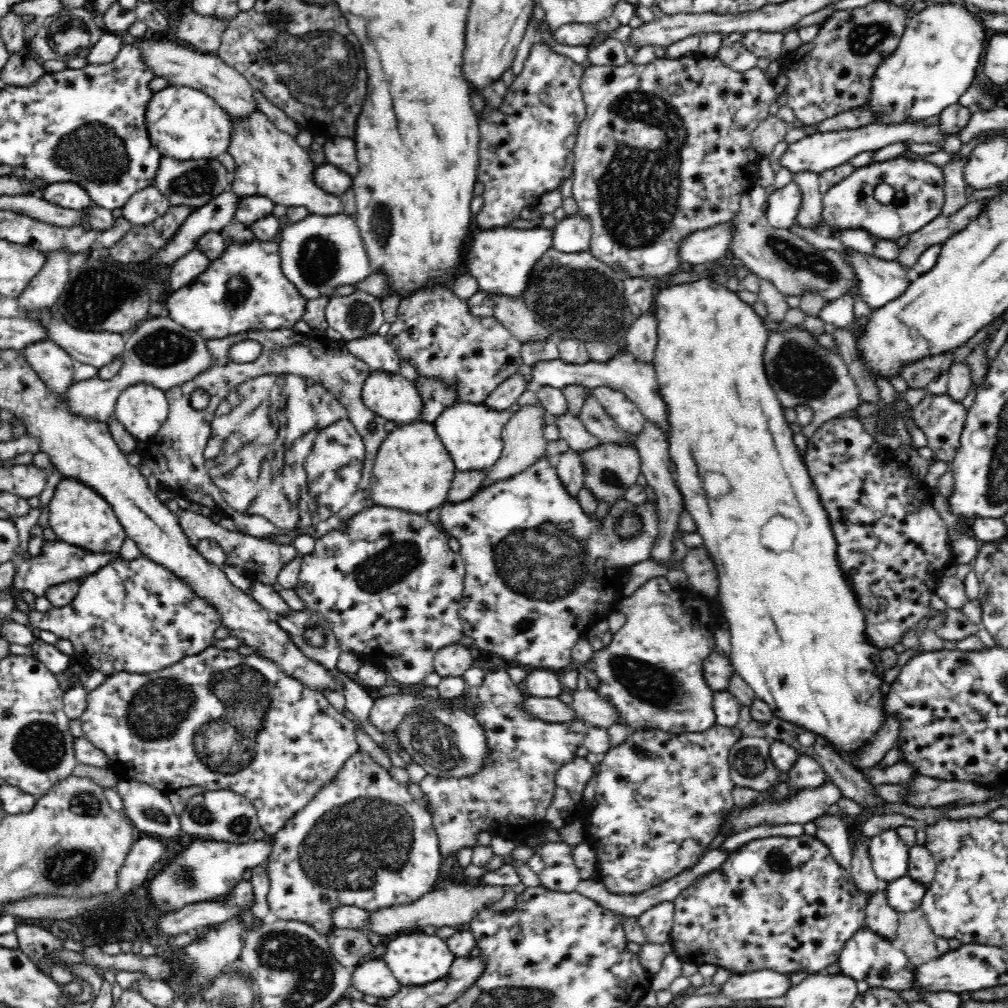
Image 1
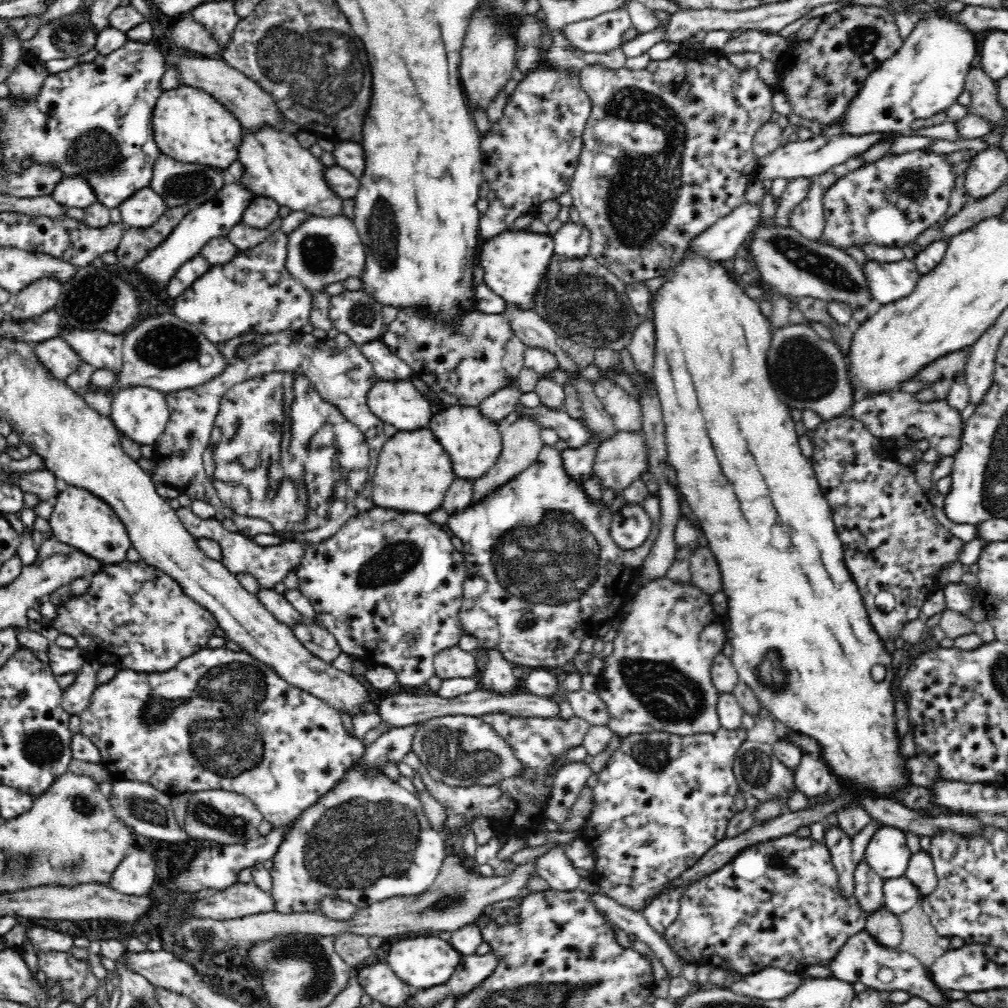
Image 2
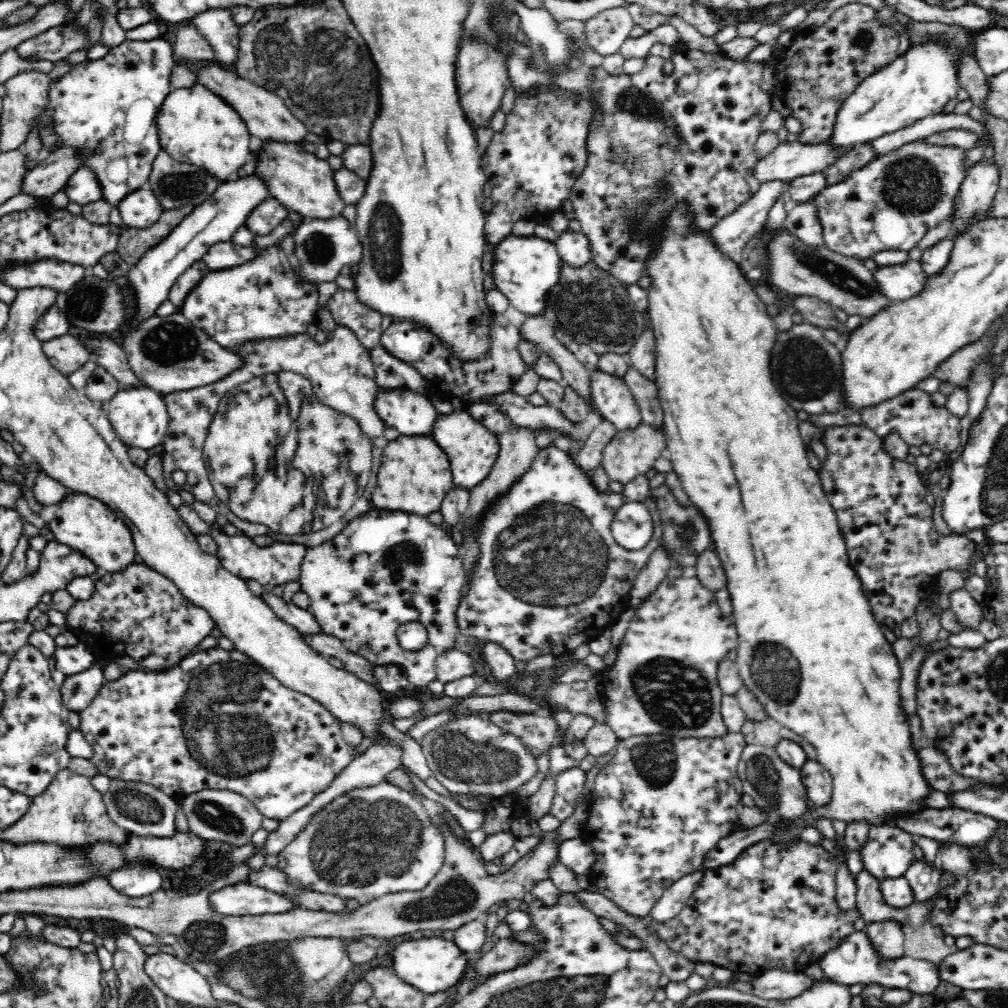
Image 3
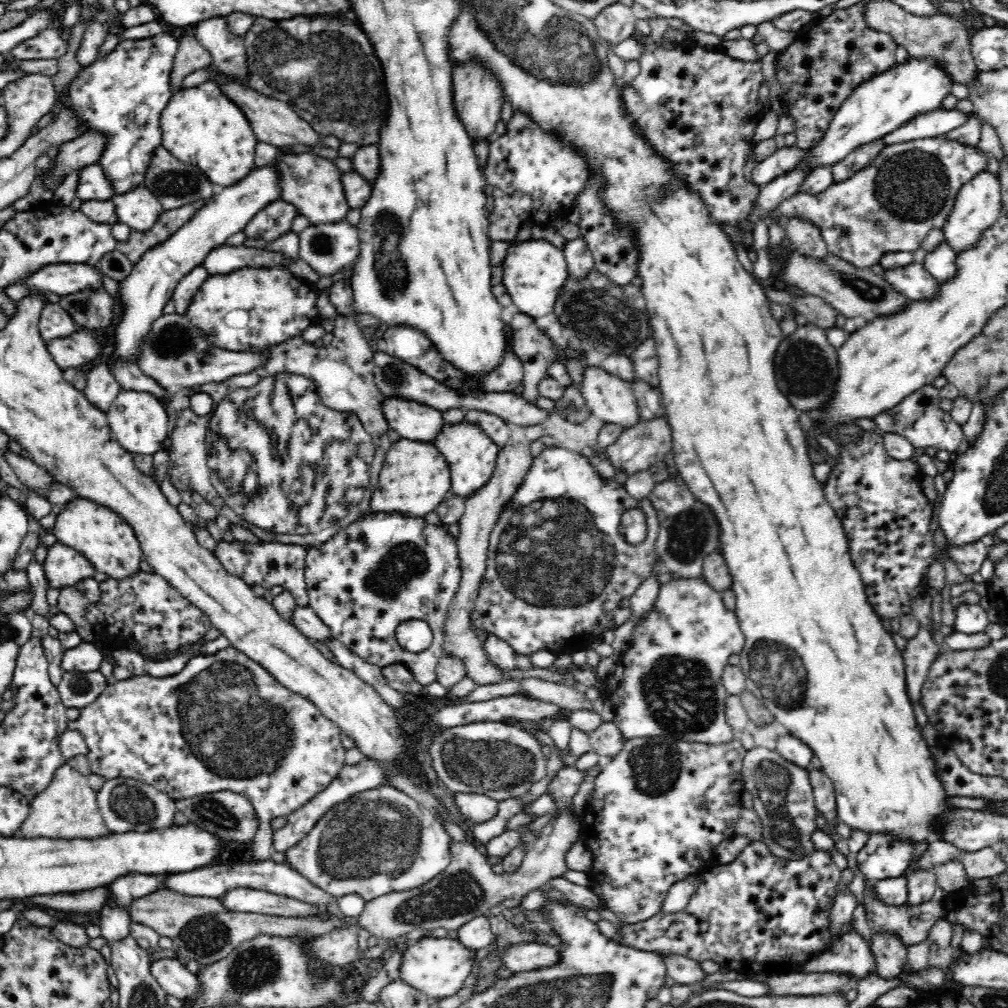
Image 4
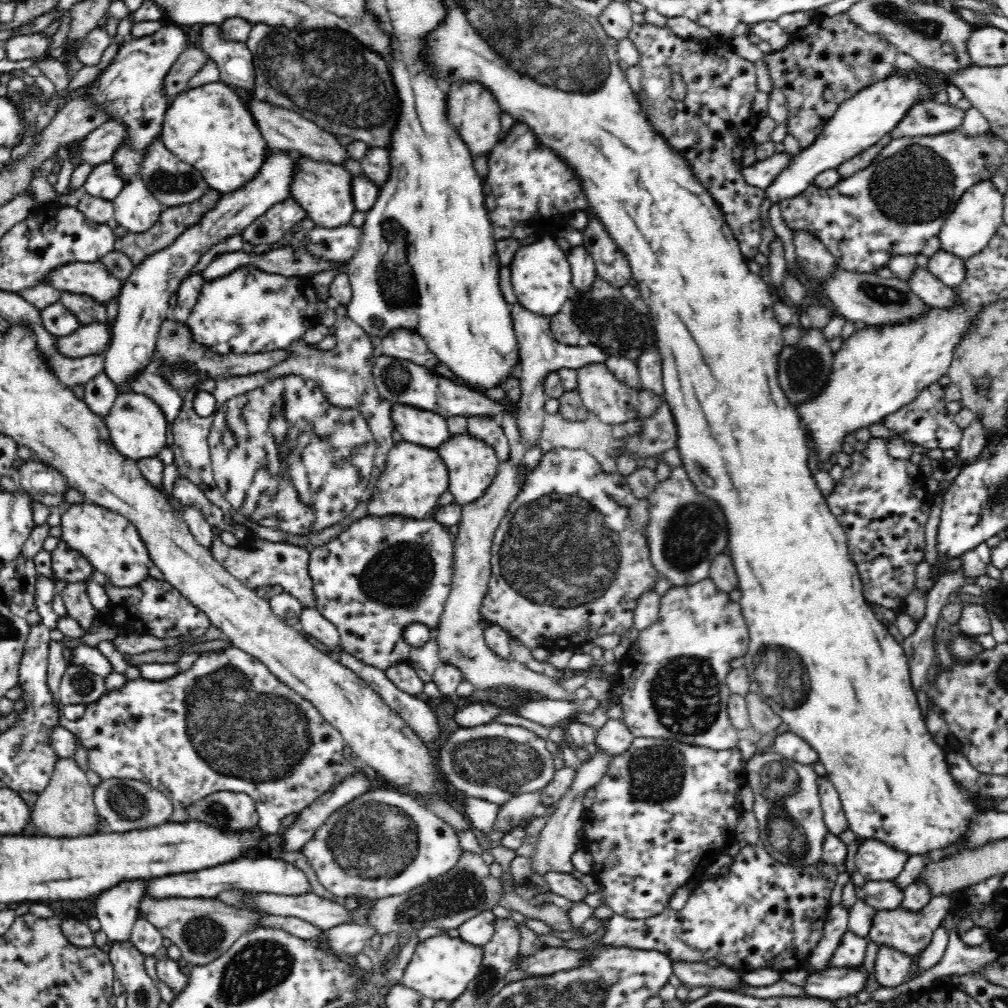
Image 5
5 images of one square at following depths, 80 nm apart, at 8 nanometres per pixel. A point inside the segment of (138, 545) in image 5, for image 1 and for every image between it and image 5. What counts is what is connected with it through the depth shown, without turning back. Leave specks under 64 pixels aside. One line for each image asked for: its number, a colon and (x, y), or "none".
1: (78, 515)
2: (79, 518)
3: (87, 524)
4: (100, 534)

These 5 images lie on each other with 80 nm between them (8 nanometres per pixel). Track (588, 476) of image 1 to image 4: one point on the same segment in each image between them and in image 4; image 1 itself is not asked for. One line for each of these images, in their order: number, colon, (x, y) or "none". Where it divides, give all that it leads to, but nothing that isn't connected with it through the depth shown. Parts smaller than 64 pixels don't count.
2: (619, 461)
3: (630, 453)
4: (639, 447)

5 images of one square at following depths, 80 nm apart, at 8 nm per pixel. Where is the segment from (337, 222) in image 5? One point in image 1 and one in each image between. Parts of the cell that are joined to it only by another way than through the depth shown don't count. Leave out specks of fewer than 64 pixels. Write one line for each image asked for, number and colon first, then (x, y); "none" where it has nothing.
1: (269, 163)
2: (275, 165)
3: (296, 178)
4: (312, 184)

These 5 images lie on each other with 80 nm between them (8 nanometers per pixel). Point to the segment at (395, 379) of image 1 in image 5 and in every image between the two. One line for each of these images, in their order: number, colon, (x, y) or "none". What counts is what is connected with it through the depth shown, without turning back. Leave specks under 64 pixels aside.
2: (398, 403)
3: (411, 413)
4: (411, 419)
5: (423, 427)

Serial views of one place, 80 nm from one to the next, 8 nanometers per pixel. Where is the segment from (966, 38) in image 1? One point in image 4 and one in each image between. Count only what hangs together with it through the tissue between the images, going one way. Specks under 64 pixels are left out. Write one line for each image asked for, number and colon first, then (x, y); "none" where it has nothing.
2: (925, 77)
3: (919, 83)
4: (878, 106)

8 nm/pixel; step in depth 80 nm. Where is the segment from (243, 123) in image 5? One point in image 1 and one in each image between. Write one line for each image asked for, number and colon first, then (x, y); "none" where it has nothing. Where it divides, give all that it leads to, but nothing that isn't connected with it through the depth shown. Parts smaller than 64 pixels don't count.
1: (183, 123)
2: (189, 125)
3: (195, 126)
4: (201, 126)

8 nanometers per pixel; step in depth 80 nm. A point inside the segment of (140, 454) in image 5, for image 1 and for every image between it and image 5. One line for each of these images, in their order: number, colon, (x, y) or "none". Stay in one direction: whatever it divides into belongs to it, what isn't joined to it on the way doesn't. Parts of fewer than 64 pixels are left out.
1: (141, 408)
2: (140, 412)
3: (139, 415)
4: (138, 420)

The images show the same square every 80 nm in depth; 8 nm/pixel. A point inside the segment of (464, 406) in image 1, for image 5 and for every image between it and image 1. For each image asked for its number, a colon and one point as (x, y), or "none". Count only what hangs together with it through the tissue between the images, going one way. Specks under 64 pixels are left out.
2: (474, 442)
3: (472, 449)
4: (471, 454)
5: (472, 463)

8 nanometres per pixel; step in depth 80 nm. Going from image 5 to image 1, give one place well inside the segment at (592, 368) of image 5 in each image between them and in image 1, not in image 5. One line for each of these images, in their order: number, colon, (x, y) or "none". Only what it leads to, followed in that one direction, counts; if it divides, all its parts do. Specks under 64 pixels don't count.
1: (617, 405)
2: (626, 412)
3: (612, 398)
4: (612, 399)

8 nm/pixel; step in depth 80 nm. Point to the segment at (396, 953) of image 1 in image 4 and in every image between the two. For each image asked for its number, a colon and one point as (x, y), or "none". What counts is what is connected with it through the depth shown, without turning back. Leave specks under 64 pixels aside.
2: (422, 961)
3: (431, 964)
4: (437, 967)

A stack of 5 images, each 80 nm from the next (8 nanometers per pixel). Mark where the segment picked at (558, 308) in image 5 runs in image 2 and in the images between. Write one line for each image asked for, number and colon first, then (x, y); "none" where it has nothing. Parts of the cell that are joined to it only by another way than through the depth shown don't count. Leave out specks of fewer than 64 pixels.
2: (513, 263)
3: (524, 268)
4: (533, 271)

